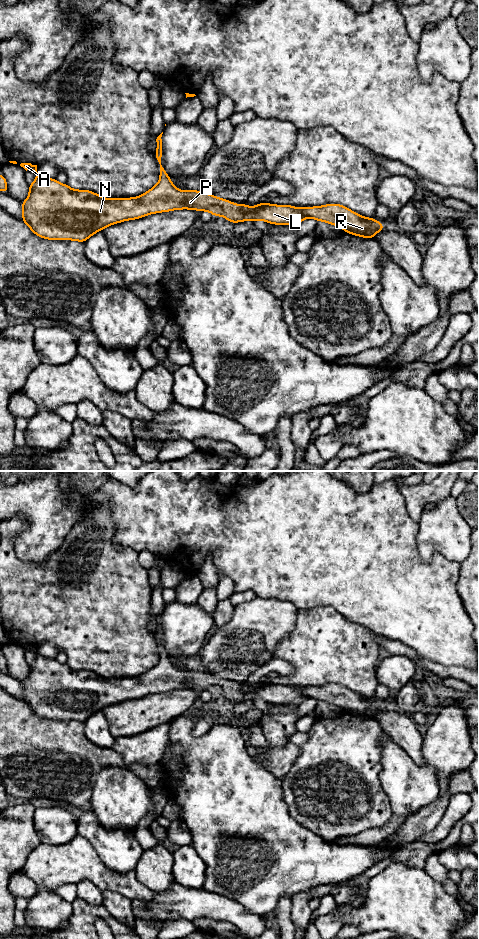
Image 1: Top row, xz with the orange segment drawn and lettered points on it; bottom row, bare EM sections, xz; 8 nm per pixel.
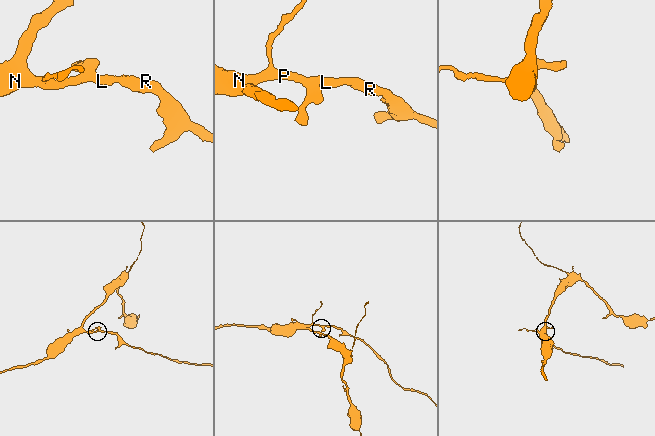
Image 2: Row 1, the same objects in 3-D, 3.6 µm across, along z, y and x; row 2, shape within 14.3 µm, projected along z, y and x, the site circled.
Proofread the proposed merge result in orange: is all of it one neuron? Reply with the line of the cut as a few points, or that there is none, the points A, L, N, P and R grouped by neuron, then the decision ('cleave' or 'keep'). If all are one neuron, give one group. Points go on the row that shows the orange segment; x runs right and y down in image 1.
no cut | A L N P R | keep

